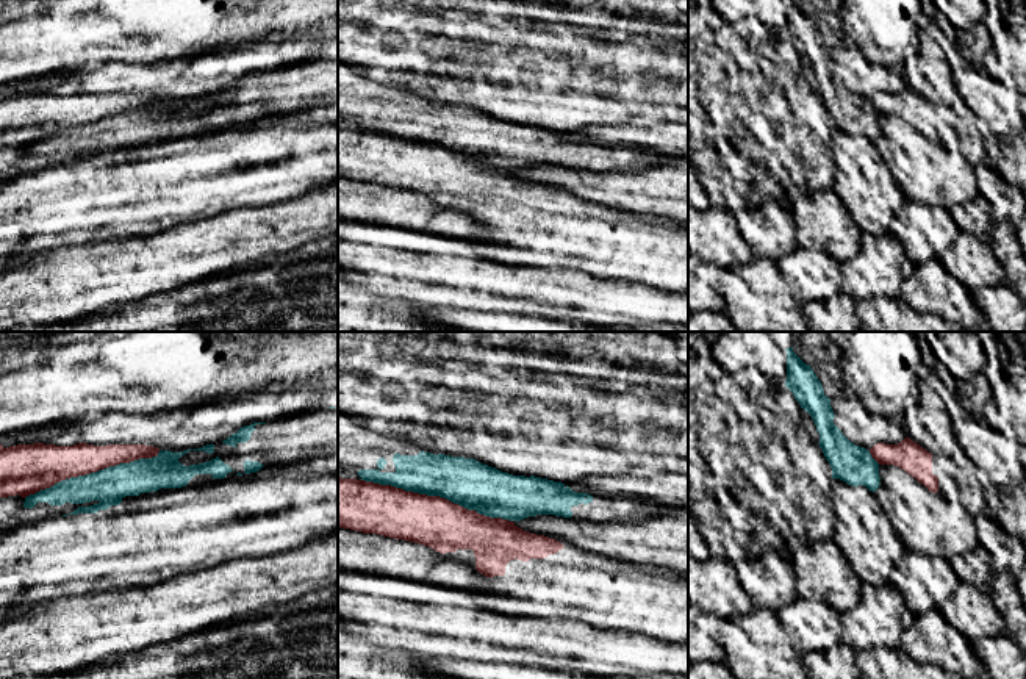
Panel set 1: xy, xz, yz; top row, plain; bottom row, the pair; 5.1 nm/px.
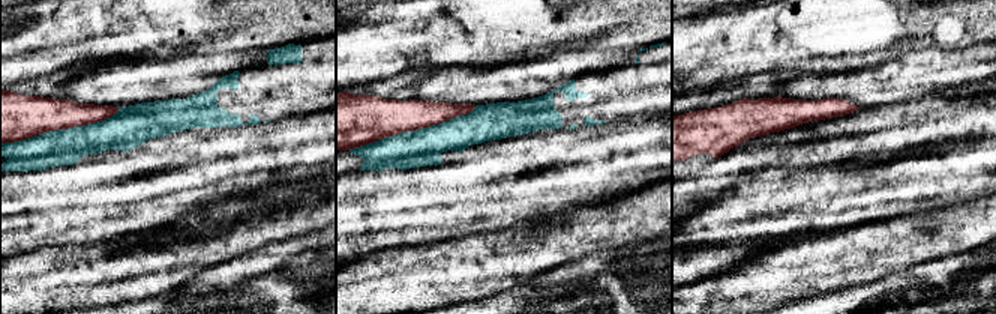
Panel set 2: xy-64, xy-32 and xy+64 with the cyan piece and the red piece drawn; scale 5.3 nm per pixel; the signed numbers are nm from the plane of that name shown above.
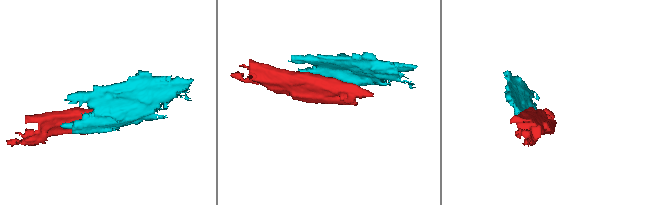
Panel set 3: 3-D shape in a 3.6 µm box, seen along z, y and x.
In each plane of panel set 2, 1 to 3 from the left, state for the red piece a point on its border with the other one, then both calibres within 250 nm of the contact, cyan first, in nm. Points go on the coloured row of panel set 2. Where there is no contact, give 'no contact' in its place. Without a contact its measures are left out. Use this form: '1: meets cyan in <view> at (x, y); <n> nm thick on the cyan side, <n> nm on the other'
1: meets cyan in xy-64 at (60, 129); 190 nm thick on the cyan side, 240 nm on the other
2: meets cyan in xy-32 at (411, 131); 200 nm thick on the cyan side, 260 nm on the other
3: no contact

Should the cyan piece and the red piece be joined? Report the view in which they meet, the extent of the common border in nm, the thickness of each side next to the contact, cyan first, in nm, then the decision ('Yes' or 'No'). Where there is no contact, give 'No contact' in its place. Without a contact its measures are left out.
Touches cyan in xz. Shared border 800 nm. Thickness 240 nm (cyan) against 260 nm. No

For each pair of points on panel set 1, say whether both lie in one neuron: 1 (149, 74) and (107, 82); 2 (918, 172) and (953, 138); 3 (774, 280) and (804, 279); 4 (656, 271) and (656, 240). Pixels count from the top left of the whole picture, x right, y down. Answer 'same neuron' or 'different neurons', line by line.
1: same neuron
2: same neuron
3: different neurons
4: same neuron

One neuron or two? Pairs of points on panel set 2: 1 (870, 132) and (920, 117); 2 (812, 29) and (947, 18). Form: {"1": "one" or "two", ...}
{"1": "one", "2": "one"}

